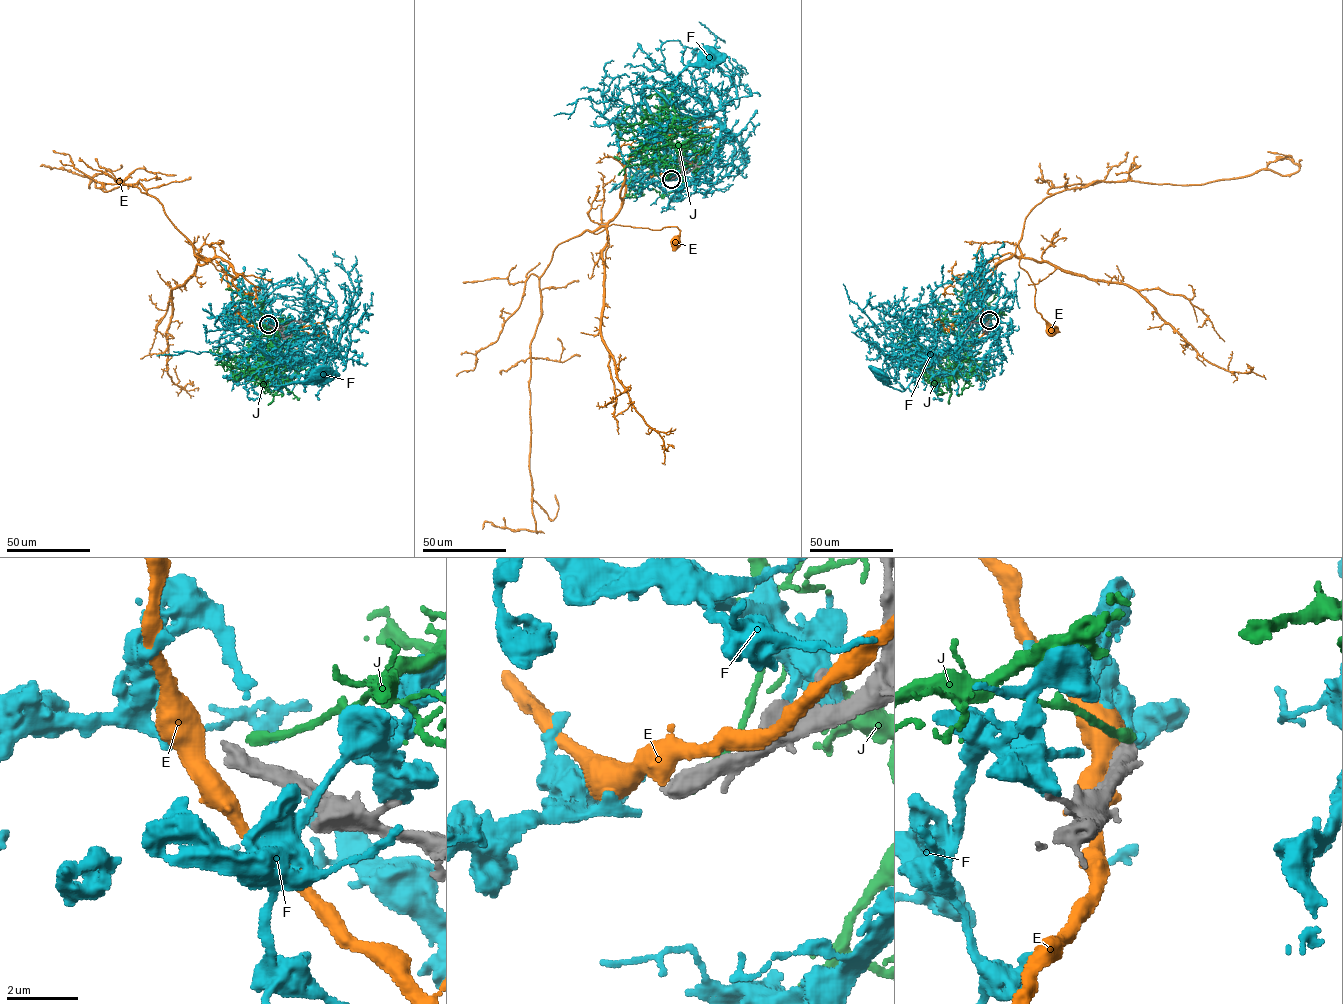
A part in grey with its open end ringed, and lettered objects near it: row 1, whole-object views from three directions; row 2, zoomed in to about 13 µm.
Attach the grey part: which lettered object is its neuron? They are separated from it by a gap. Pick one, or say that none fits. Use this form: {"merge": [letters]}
{"merge": []}

